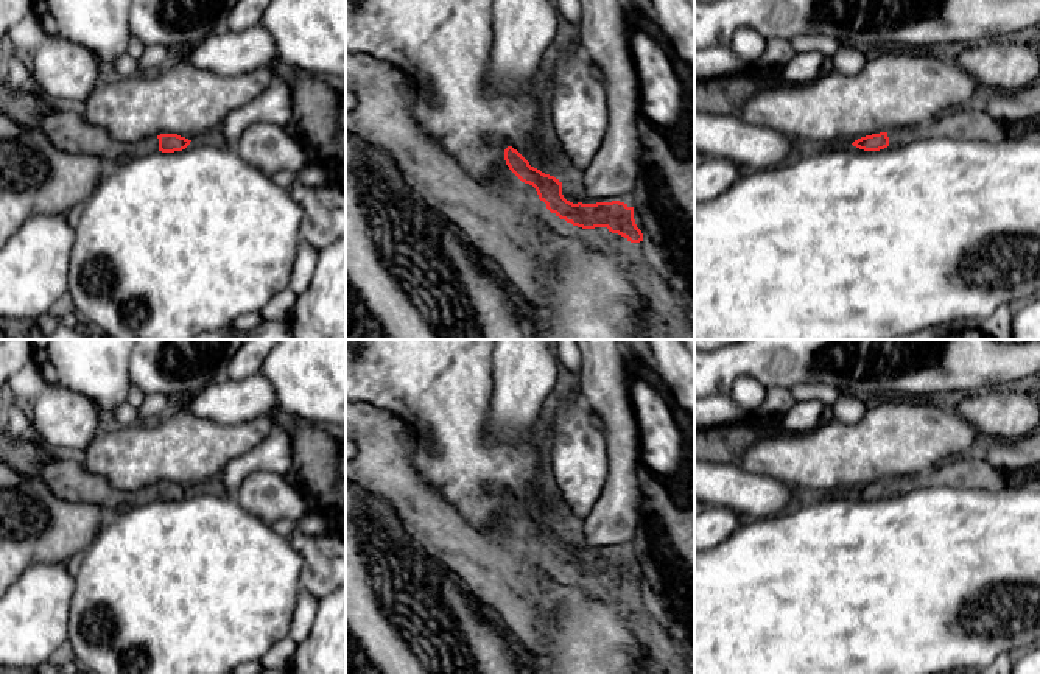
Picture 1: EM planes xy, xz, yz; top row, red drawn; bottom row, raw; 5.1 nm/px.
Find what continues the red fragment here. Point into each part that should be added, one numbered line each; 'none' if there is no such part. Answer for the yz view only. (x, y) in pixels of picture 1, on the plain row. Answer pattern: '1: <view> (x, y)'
1: yz (903, 483)

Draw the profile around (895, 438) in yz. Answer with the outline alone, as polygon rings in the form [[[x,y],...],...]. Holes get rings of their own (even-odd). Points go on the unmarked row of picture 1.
[[[889,397],[869,403],[866,414],[850,425],[831,420],[803,433],[782,431],[761,437],[738,464],[791,487],[834,495],[900,476],[925,479],[951,462],[970,458],[979,445],[973,425],[950,403]]]

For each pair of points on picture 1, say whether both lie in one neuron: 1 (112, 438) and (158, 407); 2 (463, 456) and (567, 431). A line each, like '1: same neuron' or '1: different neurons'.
1: different neurons
2: different neurons

